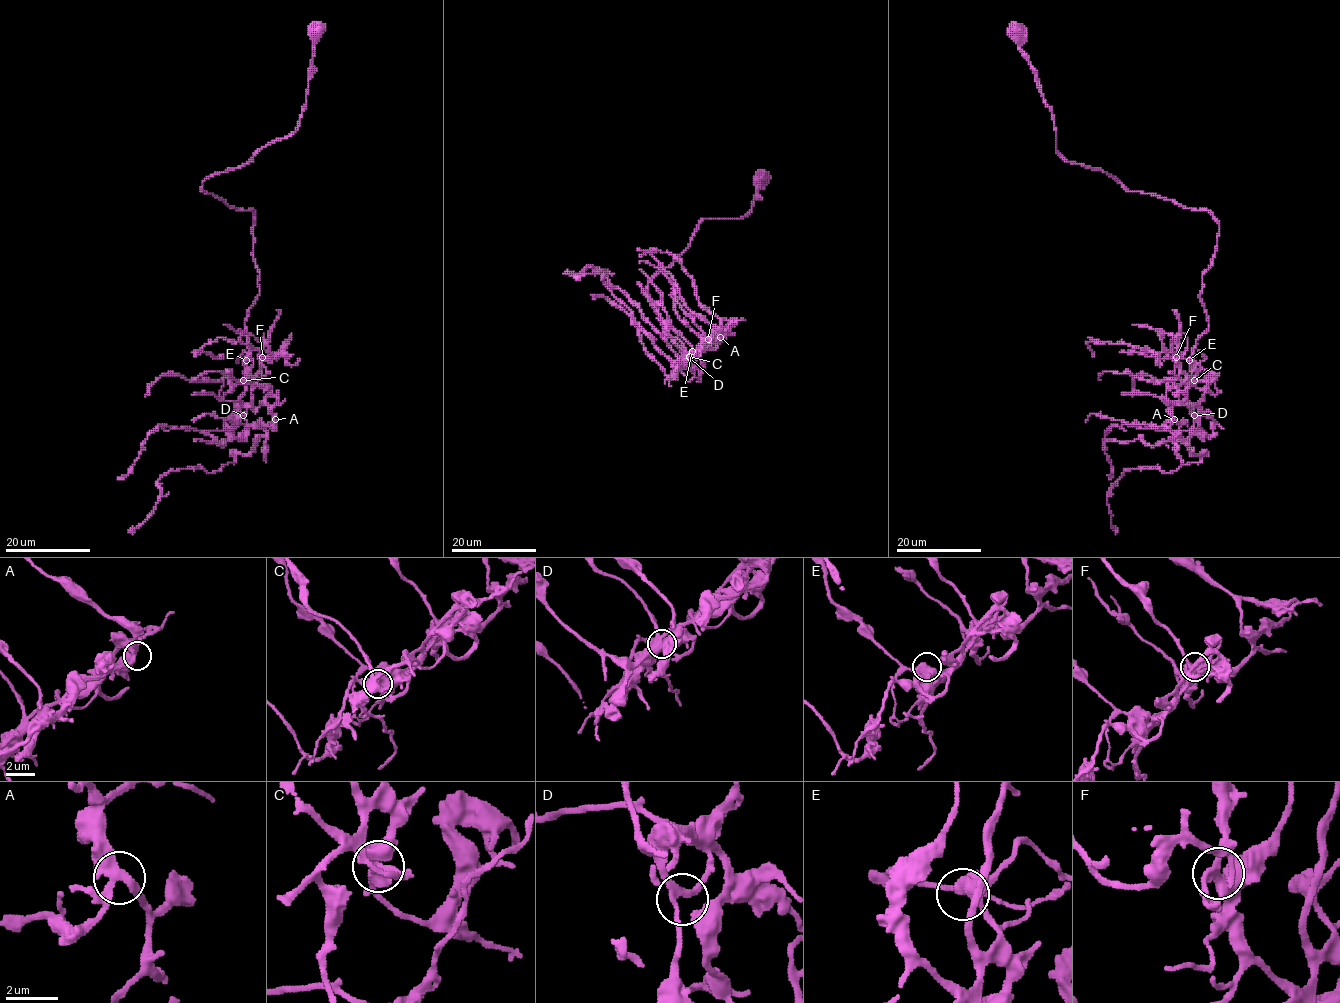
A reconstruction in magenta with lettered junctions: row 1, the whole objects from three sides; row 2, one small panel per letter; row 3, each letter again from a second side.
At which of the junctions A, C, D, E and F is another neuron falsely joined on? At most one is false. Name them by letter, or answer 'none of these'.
none of these

